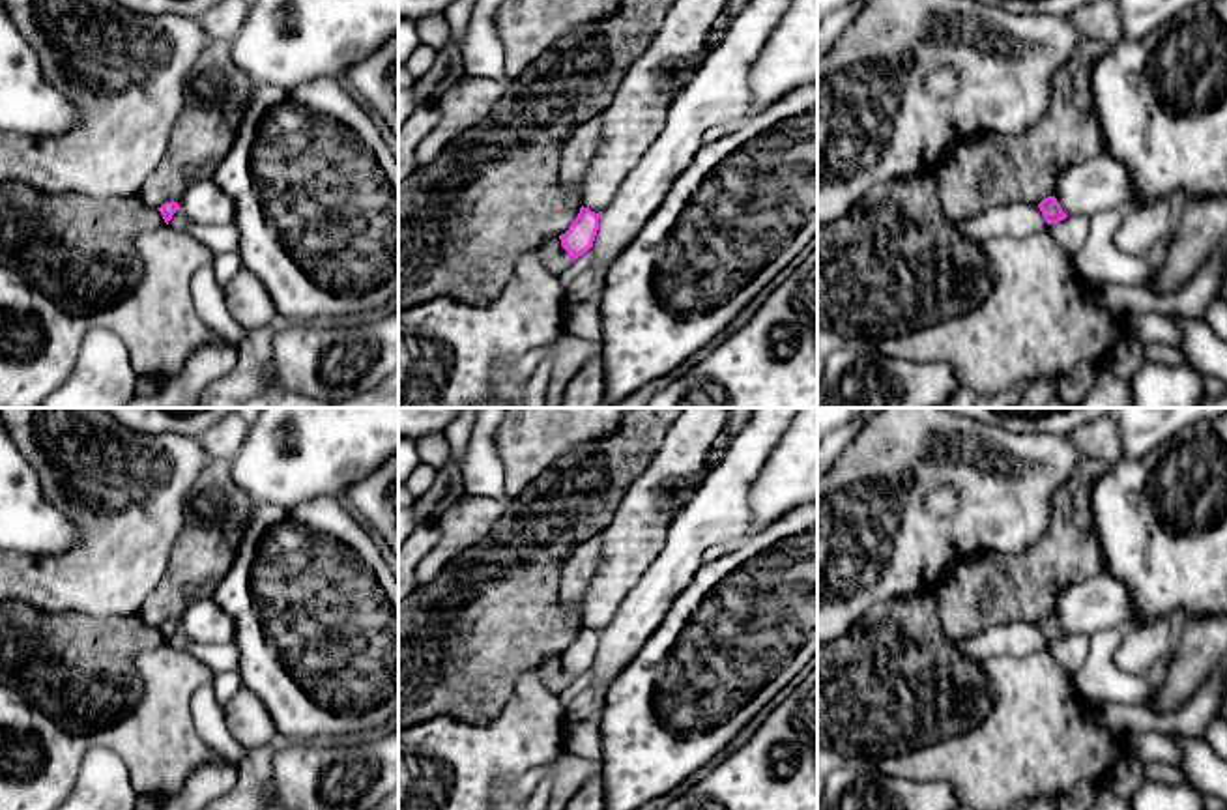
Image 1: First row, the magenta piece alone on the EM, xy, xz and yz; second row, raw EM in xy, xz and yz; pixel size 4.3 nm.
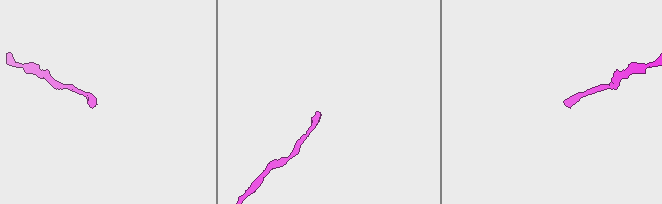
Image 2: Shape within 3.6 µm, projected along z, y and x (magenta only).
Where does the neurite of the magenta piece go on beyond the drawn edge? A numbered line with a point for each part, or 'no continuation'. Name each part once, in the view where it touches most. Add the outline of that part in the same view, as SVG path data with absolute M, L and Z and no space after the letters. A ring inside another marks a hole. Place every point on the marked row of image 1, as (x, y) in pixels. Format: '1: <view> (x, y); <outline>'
no continuation

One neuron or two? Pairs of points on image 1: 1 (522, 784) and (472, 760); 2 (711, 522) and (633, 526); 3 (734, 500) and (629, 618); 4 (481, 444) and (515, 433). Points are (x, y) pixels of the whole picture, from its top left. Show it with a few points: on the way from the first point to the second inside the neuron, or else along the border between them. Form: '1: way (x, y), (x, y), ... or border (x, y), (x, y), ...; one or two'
1: border (535, 767), (505, 775), (492, 790); two
2: border (696, 487), (672, 522), (664, 547), (649, 562); two
3: way (704, 530), (683, 550), (657, 588); one
4: border (496, 427), (496, 453), (505, 483); two

